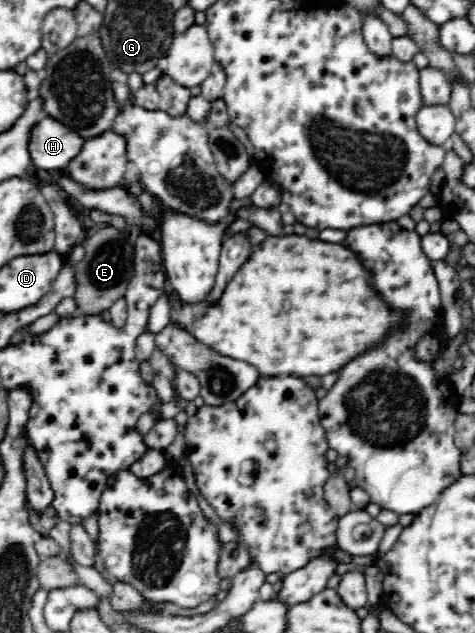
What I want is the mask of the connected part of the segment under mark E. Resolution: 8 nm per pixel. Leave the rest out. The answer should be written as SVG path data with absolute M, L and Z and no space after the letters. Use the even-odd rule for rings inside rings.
M105 227L99 229L88 240L84 240L85 256L74 268L73 281L75 290L73 298L79 313L83 315L100 315L108 310L114 302L123 299L127 285L133 274L134 233L130 229Z

